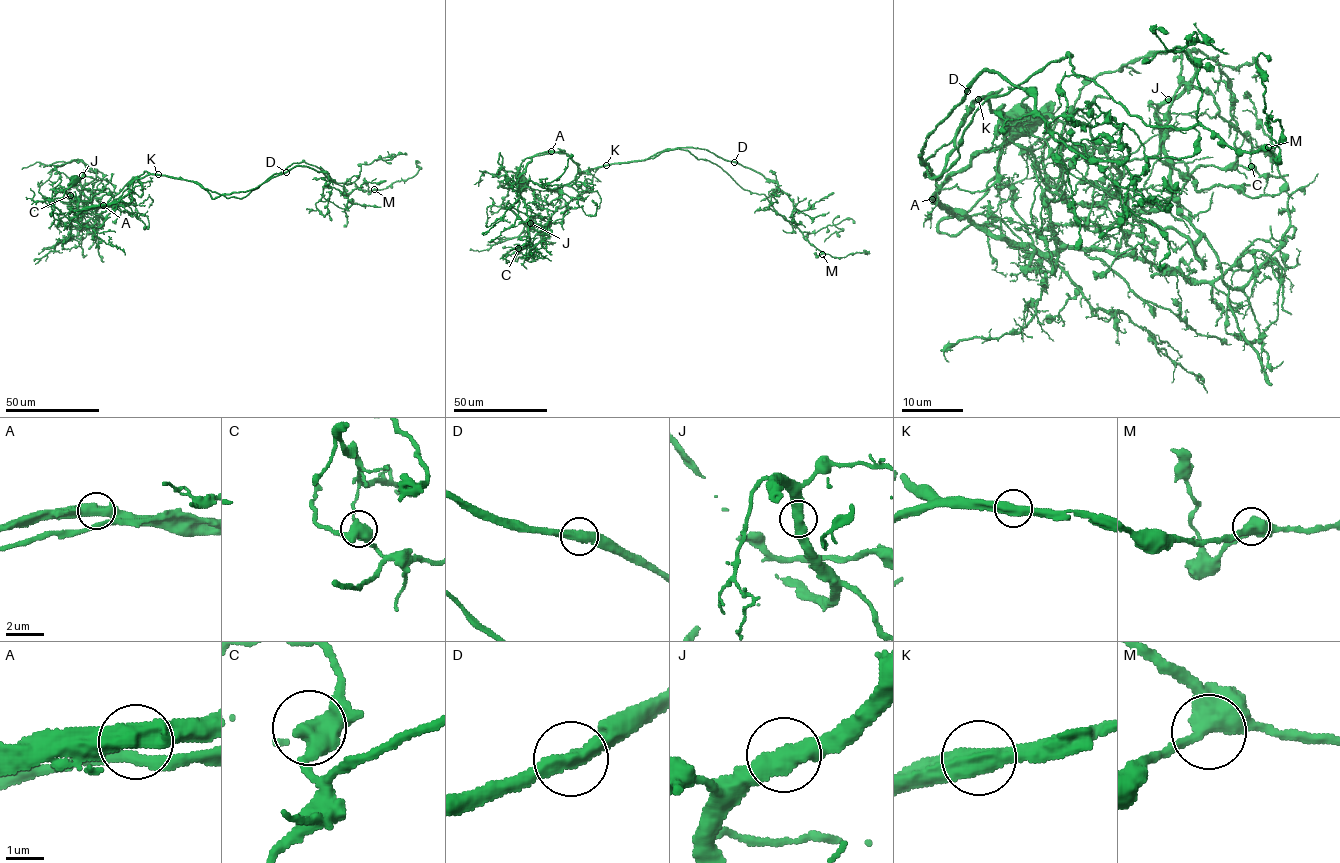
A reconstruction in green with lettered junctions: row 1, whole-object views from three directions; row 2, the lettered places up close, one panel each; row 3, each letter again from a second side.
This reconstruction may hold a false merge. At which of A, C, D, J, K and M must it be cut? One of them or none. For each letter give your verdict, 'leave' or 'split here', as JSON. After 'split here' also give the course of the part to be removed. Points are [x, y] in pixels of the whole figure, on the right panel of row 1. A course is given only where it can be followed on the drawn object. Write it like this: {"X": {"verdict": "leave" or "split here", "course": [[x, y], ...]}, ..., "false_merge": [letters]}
{"A": {"verdict": "leave"}, "C": {"verdict": "leave"}, "D": {"verdict": "leave"}, "J": {"verdict": "leave"}, "K": {"verdict": "split here", "course": [[978, 99], [924, 175], [989, 98], [1066, 56], [1146, 124], [1270, 149], [1268, 61]]}, "M": {"verdict": "leave"}, "false_merge": ["K"]}

